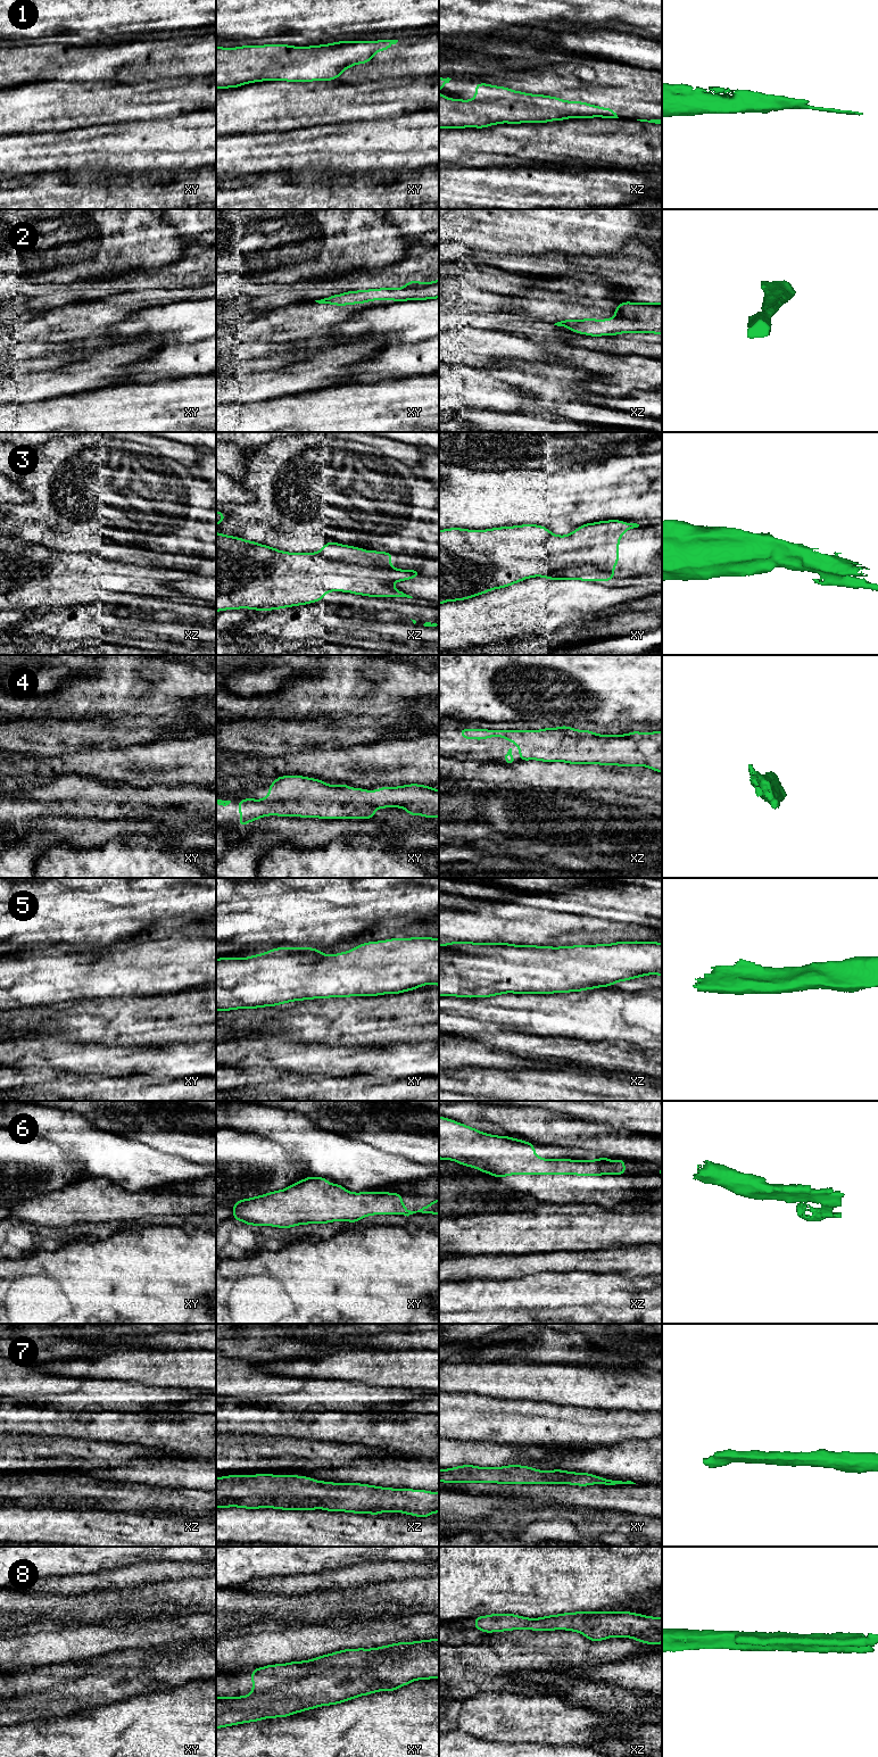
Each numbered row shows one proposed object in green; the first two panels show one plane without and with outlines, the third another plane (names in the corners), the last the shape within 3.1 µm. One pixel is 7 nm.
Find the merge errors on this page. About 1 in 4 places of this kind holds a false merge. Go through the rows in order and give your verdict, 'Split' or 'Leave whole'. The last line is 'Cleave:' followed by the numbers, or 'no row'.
1: Leave whole
2: Leave whole
3: Leave whole
4: Leave whole
5: Leave whole
6: Leave whole
7: Leave whole
8: Split
Cleave: 8

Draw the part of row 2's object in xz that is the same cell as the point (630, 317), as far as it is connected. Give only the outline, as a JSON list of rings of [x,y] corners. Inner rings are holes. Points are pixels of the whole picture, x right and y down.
[[[623,301],[614,310],[613,318],[563,320],[554,325],[593,337],[619,333],[662,334],[662,302]]]

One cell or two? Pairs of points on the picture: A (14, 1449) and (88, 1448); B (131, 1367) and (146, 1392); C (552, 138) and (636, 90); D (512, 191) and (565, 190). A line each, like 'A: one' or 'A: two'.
A: one
B: two
C: two
D: one

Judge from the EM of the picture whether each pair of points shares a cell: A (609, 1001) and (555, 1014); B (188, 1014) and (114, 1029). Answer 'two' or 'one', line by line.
A: one
B: one

